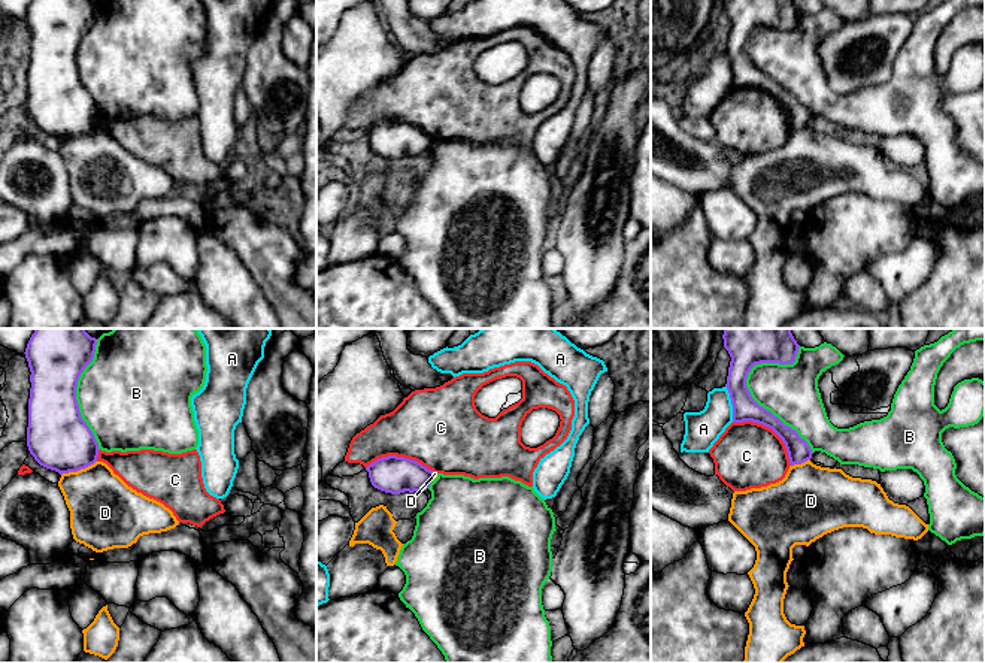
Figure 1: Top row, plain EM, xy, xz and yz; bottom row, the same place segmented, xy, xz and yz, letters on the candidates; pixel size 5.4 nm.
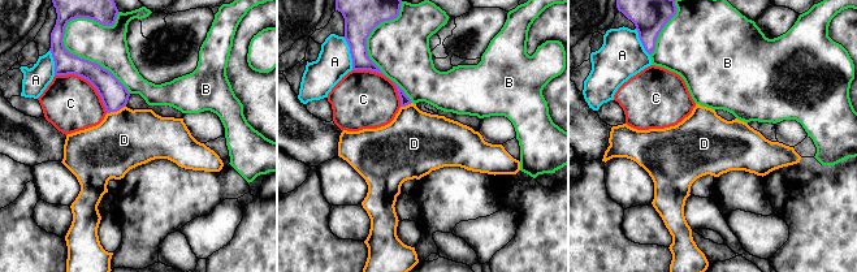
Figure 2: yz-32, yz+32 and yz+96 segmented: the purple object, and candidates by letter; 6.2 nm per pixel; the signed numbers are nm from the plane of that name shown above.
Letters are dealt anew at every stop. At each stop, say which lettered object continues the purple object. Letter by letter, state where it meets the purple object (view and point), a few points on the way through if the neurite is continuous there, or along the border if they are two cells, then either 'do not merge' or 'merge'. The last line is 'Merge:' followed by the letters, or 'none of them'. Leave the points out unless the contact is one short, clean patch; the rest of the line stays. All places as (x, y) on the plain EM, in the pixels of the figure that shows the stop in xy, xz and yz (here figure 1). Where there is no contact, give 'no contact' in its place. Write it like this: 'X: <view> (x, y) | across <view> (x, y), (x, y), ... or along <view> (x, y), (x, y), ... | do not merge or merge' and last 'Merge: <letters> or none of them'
A: yz (732, 69) | do not merge
B: yz (746, 53) | do not merge
C: yz (770, 93) | do not merge
D: xy (78, 135) | along xy (96, 126), (61, 141) | do not merge
Merge: none of them

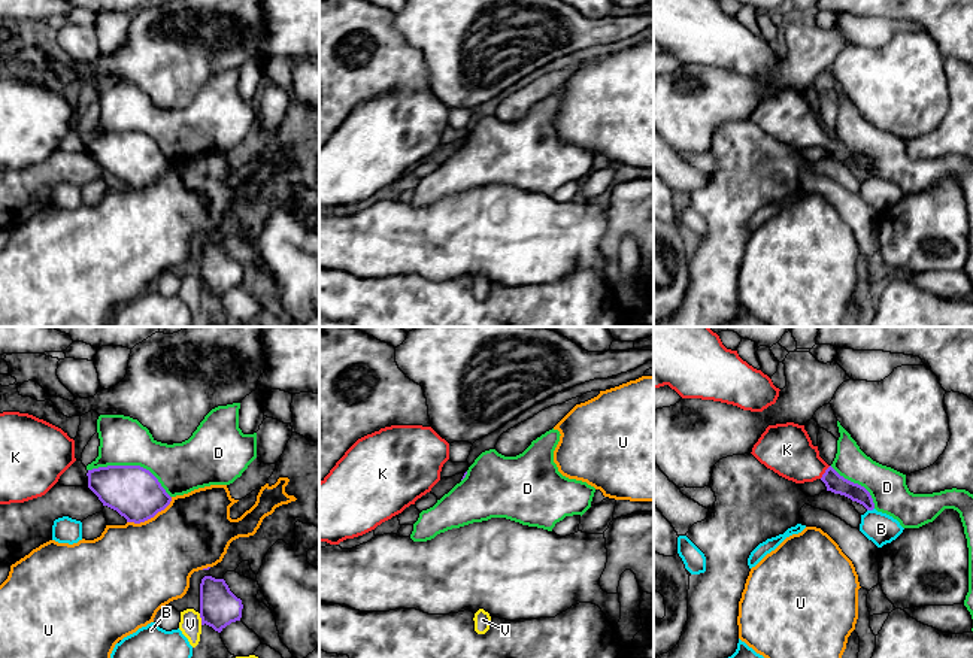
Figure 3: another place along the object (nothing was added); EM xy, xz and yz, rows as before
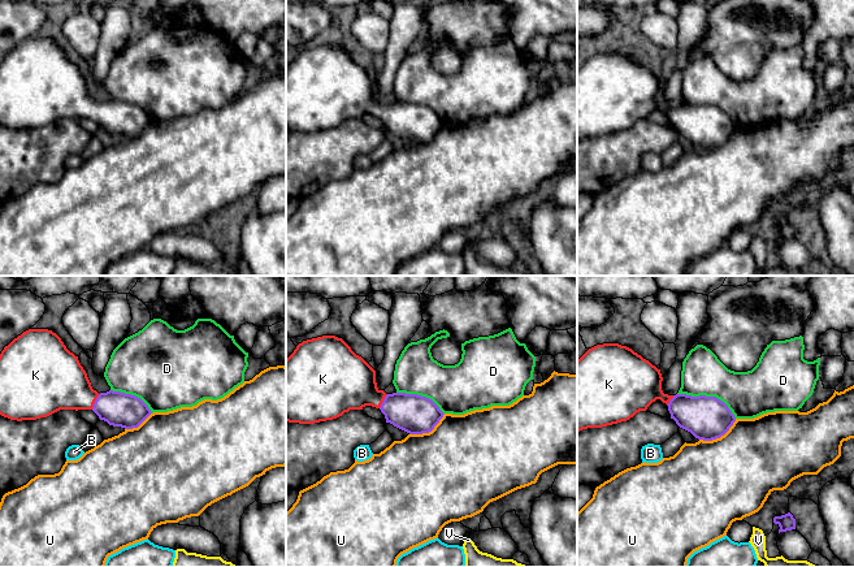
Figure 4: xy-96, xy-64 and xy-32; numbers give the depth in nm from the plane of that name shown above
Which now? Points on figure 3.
B: yz (870, 175) | do not merge
D: xy (132, 132) | do not merge
K: yz (826, 138) | across yz (834, 148), (826, 138), (803, 130), (787, 115) | merge
U: xy (151, 182) | do not merge
V: xy (202, 285) | do not merge
Merge: K

